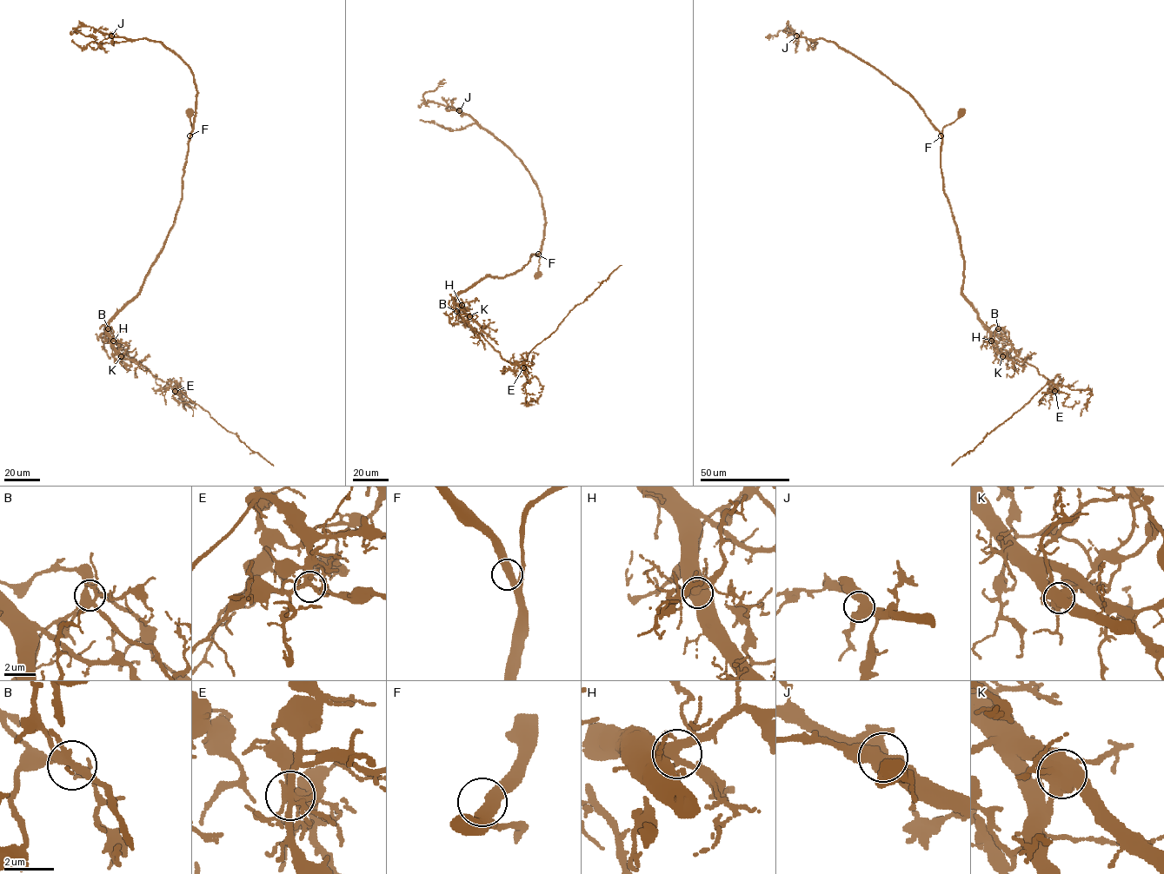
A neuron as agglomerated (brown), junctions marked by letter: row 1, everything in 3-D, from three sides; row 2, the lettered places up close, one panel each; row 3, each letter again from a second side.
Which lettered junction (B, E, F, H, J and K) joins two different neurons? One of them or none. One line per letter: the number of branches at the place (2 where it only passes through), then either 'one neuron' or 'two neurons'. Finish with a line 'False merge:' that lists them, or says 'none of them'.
B: 4 | one neuron
E: 8 | one neuron
F: 3 | one neuron
H: 6 | one neuron
J: 3 | one neuron
K: 5 | two neurons
False merge: K

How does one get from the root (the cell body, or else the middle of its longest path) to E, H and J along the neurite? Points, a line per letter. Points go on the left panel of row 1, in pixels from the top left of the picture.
E: (189, 112), (192, 132), (175, 222), (141, 290), (105, 331), (154, 377), (176, 380), (175, 391)
H: (189, 112), (192, 132), (182, 177), (182, 197), (175, 222), (141, 290), (109, 321), (107, 333), (113, 340)
J: (189, 112), (192, 128), (190, 135), (196, 85), (190, 69), (175, 52), (160, 42), (111, 36)

